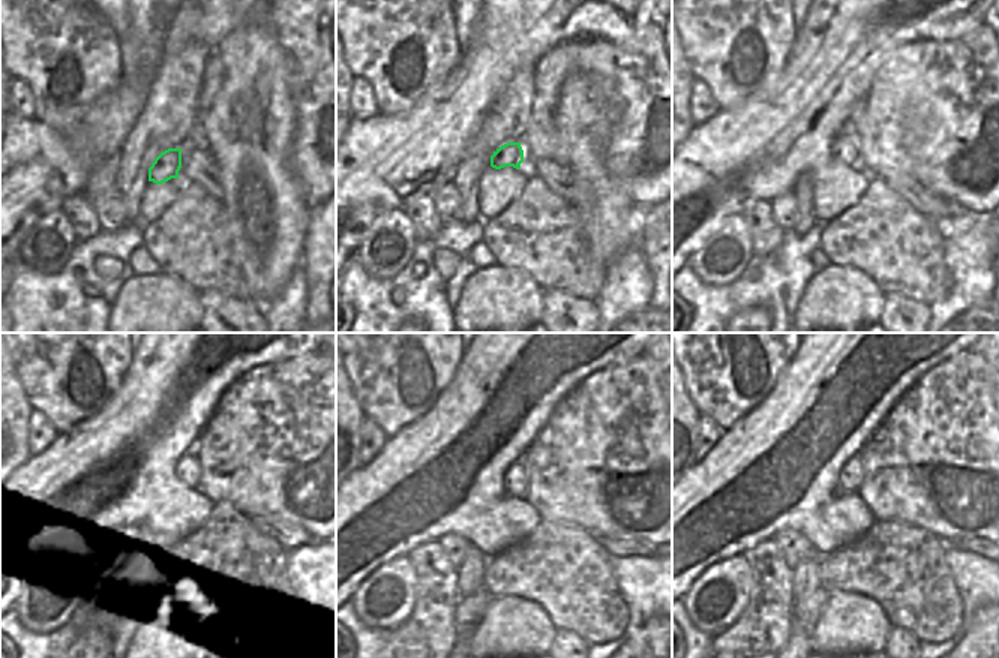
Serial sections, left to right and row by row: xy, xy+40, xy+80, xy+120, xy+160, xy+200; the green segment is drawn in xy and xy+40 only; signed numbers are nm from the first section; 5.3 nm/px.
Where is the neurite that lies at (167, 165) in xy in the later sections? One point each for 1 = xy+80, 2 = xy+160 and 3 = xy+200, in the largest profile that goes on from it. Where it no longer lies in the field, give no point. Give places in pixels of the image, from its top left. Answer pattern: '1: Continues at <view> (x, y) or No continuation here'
1: Continues at xy+80 (845, 150)
2: Continues at xy+160 (515, 478)
3: Continues at xy+200 (851, 475)

